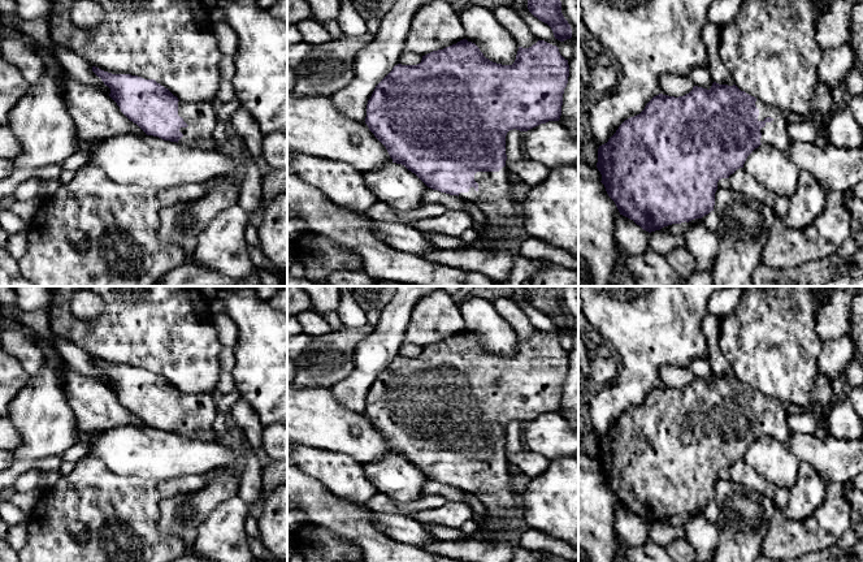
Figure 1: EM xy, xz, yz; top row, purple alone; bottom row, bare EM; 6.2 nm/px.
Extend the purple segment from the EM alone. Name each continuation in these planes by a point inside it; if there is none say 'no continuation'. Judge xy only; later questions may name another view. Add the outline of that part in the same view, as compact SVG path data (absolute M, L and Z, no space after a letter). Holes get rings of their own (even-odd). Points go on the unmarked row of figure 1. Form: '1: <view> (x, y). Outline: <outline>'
1: xy (200, 407). Outline: M178 393L178 407L188 416L181 419L183 428L178 432L195 440L213 440L213 423L217 415L216 403L209 393Z

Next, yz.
1: yz (775, 424). Outline: M758 390L755 397L759 401L758 412L764 412L767 408L772 410L771 414L766 414L766 418L760 420L760 435L772 437L773 440L777 440L785 445L789 441L793 431L789 427L789 414L784 403Z

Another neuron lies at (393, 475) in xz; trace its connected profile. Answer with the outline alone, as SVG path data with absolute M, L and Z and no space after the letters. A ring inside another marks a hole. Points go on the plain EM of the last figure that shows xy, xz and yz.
M390 454L363 464L364 474L378 492L396 501L416 501L426 476L404 457Z

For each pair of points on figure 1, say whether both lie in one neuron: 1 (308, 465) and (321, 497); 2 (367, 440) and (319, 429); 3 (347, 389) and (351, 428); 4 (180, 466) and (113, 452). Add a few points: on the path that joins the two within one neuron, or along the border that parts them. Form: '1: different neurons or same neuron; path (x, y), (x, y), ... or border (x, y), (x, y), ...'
1: different neurons; border (300, 470), (338, 496)
2: same neuron; path (355, 441), (339, 429), (330, 429)
3: different neurons; border (330, 388), (334, 397), (343, 406), (364, 414)
4: same neuron; path (163, 455), (130, 452)

